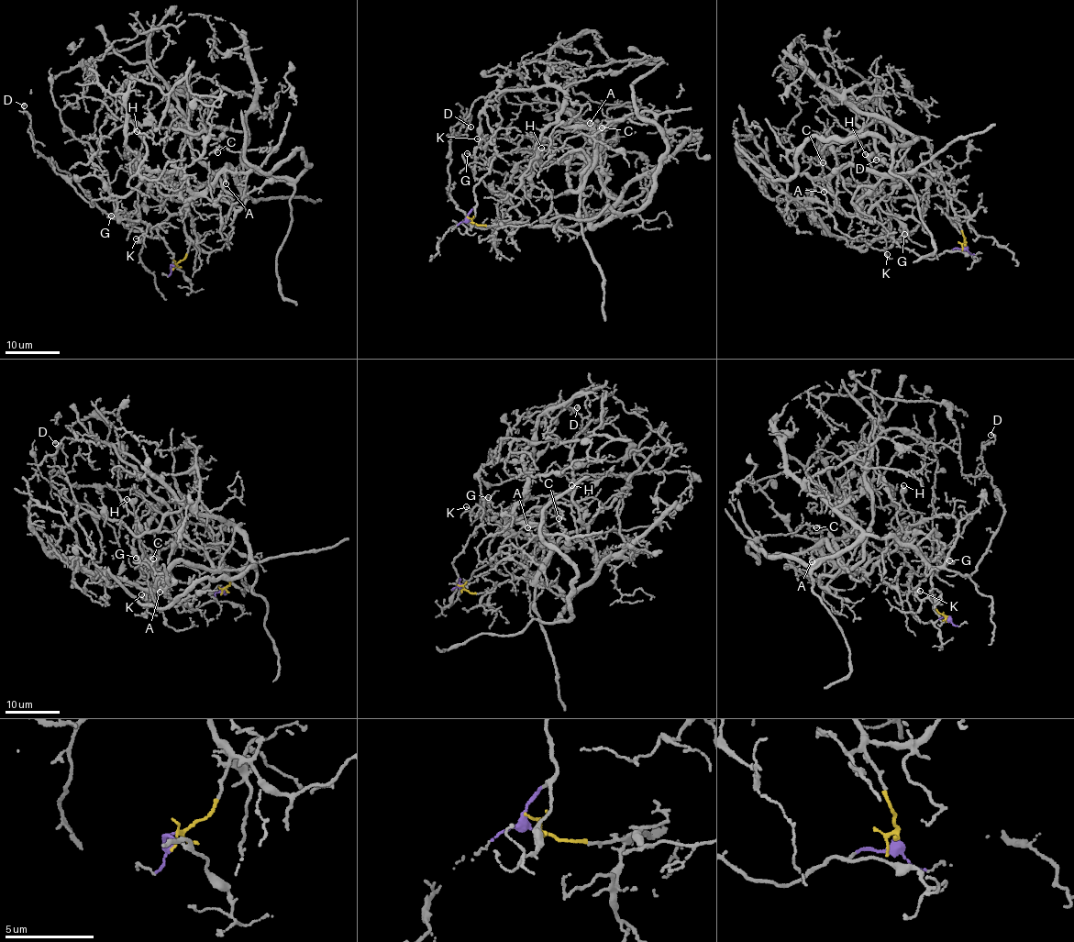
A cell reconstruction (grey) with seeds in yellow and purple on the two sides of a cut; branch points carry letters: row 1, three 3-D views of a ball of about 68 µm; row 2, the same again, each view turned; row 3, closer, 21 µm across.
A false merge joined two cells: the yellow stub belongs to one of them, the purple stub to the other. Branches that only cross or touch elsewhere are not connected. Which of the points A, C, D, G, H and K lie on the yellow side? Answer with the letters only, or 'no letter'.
D, G

